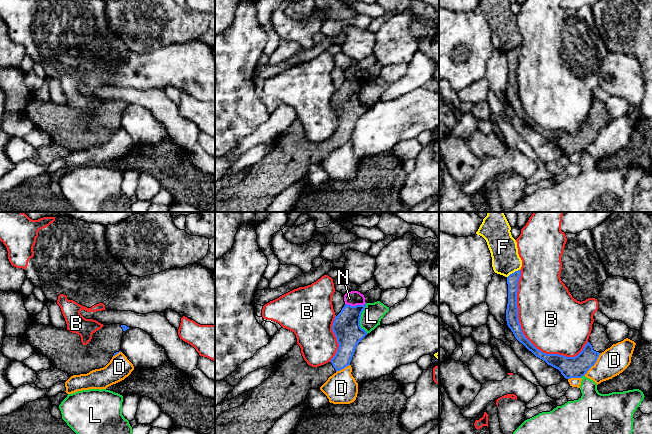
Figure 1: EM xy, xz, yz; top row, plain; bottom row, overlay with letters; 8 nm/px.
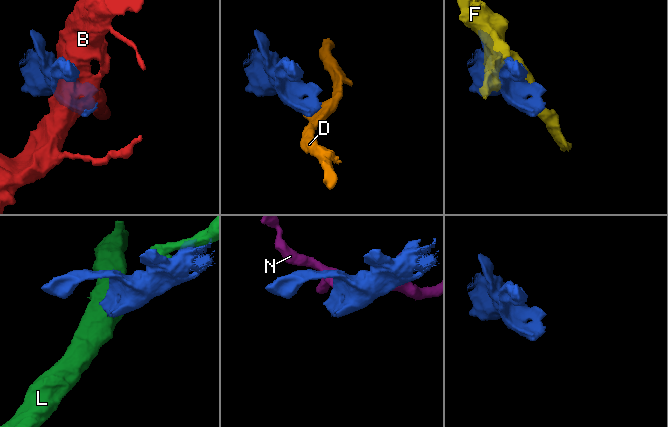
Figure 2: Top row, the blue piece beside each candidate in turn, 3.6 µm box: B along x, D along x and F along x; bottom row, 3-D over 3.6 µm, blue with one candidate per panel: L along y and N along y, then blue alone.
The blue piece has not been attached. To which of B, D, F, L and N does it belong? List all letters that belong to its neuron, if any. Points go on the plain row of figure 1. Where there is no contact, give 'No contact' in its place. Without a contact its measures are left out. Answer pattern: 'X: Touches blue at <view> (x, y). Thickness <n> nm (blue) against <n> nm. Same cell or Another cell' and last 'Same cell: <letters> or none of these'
B: Touches blue at yz (521, 105). Thickness 100 nm (blue) against 500 nm. Another cell
D: Touches blue at yz (594, 139). Thickness 180 nm (blue) against 220 nm. Another cell
F: Touches blue at yz (514, 48). Thickness 100 nm (blue) against 220 nm. Another cell
L: Touches blue at xz (360, 93). Thickness 220 nm (blue) against 160 nm. Another cell
N: Touches blue at xz (356, 81). Thickness 220 nm (blue) against 120 nm. Another cell
Same cell: none of these

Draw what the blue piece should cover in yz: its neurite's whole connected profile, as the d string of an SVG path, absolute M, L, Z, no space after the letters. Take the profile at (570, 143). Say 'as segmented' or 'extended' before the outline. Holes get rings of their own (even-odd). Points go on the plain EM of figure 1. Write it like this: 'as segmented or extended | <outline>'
extended | M518 46L507 53L508 80L506 85L506 97L508 103L520 119L522 119L536 133L558 145L564 154L581 154L592 142L594 142L599 131L613 121L608 114L605 102L602 102L595 97L593 98L587 120L575 133L543 129L524 112L519 99L517 68L520 52L521 47Z

